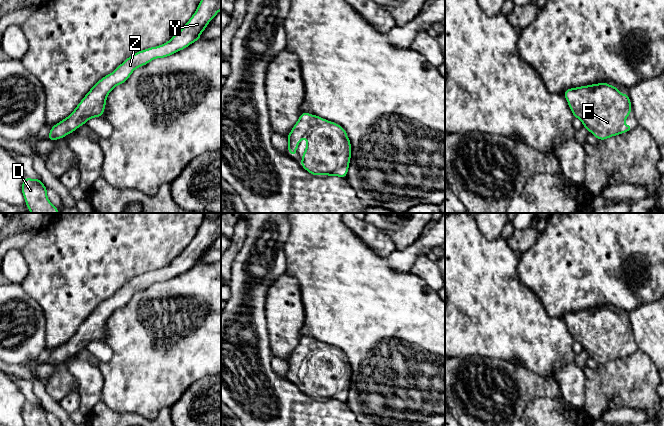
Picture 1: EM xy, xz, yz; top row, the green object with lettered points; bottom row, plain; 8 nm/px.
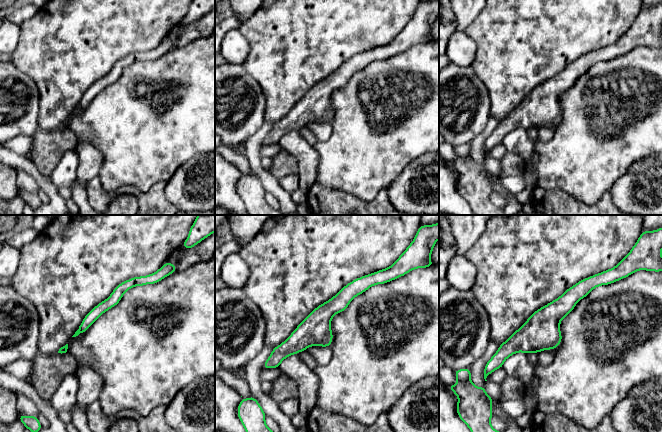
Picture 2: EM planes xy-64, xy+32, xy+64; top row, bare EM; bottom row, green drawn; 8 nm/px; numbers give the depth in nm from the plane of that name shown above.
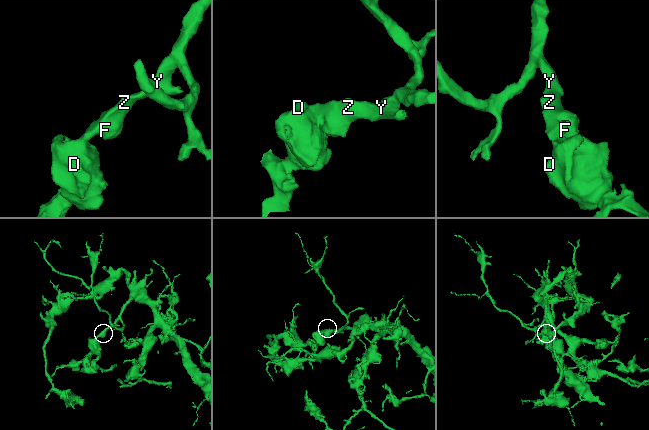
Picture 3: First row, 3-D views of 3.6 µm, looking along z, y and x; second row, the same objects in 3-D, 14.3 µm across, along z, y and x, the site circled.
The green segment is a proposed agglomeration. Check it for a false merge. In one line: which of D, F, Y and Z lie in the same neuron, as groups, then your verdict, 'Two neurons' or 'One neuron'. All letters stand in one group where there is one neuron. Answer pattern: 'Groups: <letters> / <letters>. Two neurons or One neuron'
Groups: D F Y Z. One neuron

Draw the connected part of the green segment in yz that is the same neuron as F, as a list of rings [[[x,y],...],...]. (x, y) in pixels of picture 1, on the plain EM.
[[[607,306],[587,310],[575,311],[564,315],[567,327],[573,341],[581,344],[582,349],[598,364],[607,364],[633,353],[632,349],[625,349],[624,345],[630,339],[632,330],[628,317],[621,318],[616,310]]]

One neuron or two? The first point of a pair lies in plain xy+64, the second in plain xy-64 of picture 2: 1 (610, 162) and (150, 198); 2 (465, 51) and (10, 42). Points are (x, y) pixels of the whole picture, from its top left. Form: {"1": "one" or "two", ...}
{"1": "two", "2": "one"}

